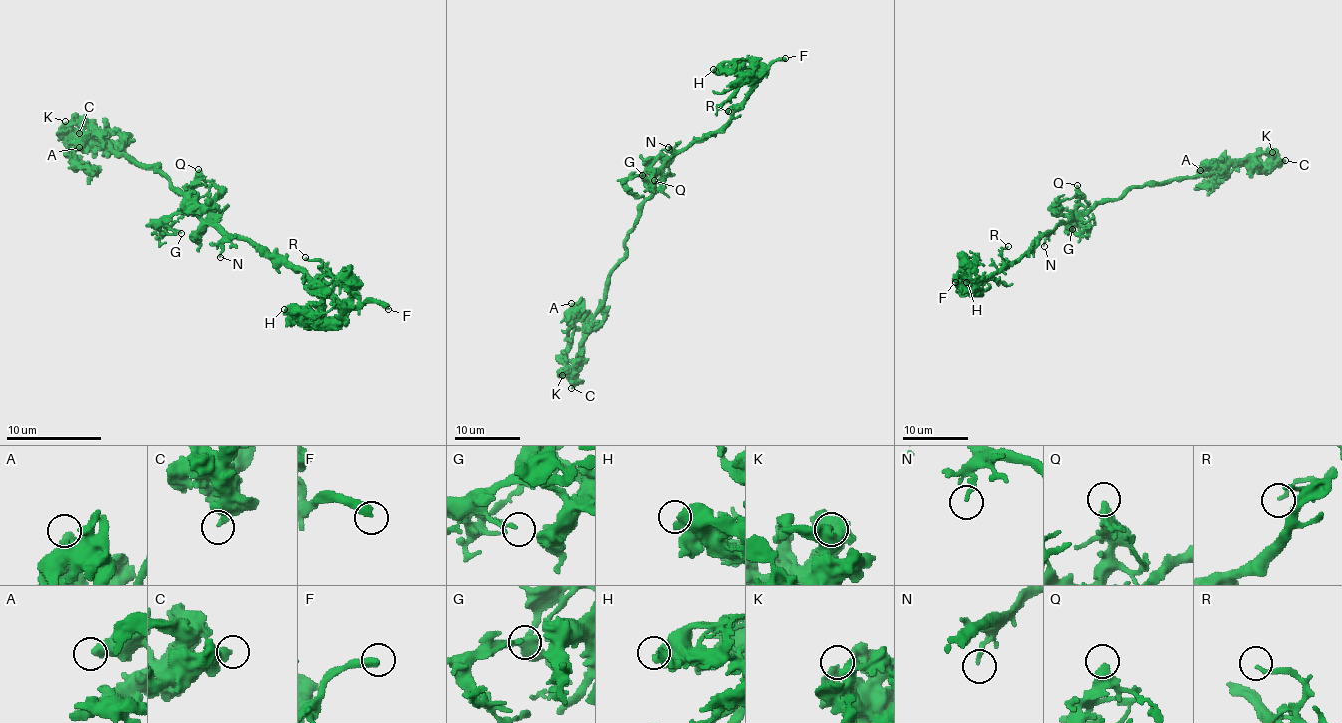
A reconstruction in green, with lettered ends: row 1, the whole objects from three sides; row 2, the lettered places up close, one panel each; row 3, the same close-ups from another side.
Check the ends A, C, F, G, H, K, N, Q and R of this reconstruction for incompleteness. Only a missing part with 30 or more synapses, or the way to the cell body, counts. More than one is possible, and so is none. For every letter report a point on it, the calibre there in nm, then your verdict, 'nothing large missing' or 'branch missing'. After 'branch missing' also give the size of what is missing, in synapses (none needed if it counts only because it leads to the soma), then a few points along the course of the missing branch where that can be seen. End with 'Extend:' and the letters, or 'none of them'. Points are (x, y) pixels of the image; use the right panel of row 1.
A: place (1200, 170); calibre 500 nm; nothing large missing
C: place (1285, 160); calibre 340 nm; nothing large missing
F: place (955, 282); calibre 380 nm; branch missing
G: place (1072, 229); calibre 170 nm; nothing large missing
H: place (966, 282); calibre 700 nm; nothing large missing
K: place (1272, 152); calibre 480 nm; nothing large missing
N: place (1044, 246); calibre 190 nm; nothing large missing
Q: place (1077, 185); calibre 460 nm; nothing large missing
R: place (1008, 246); calibre 140 nm; nothing large missing
Extend: F

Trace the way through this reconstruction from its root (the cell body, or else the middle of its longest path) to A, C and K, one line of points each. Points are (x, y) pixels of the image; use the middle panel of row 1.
A: (650, 196), (627, 235), (624, 258), (609, 277), (606, 300), (596, 316), (591, 321), (580, 318), (571, 303)
C: (650, 196), (627, 235), (624, 258), (609, 277), (606, 300), (583, 342), (576, 383), (571, 388)
K: (650, 196), (627, 235), (624, 258), (609, 277), (604, 303), (590, 323), (573, 332), (562, 375)

